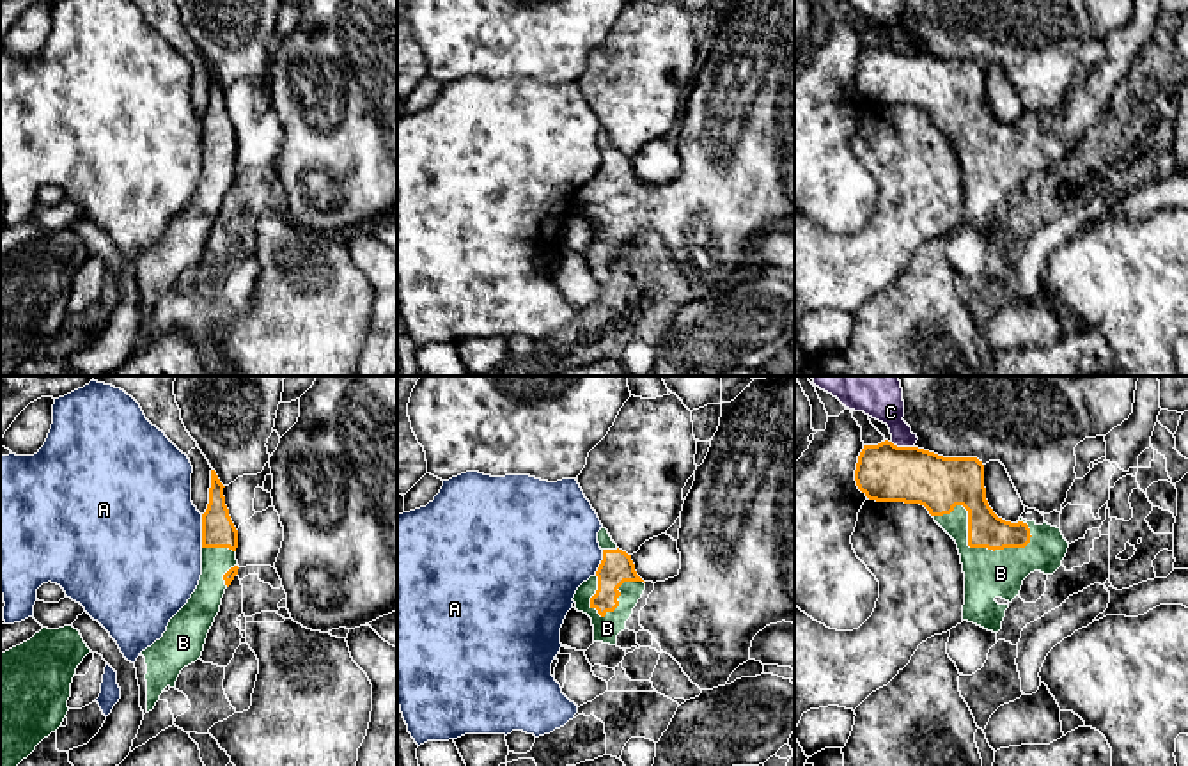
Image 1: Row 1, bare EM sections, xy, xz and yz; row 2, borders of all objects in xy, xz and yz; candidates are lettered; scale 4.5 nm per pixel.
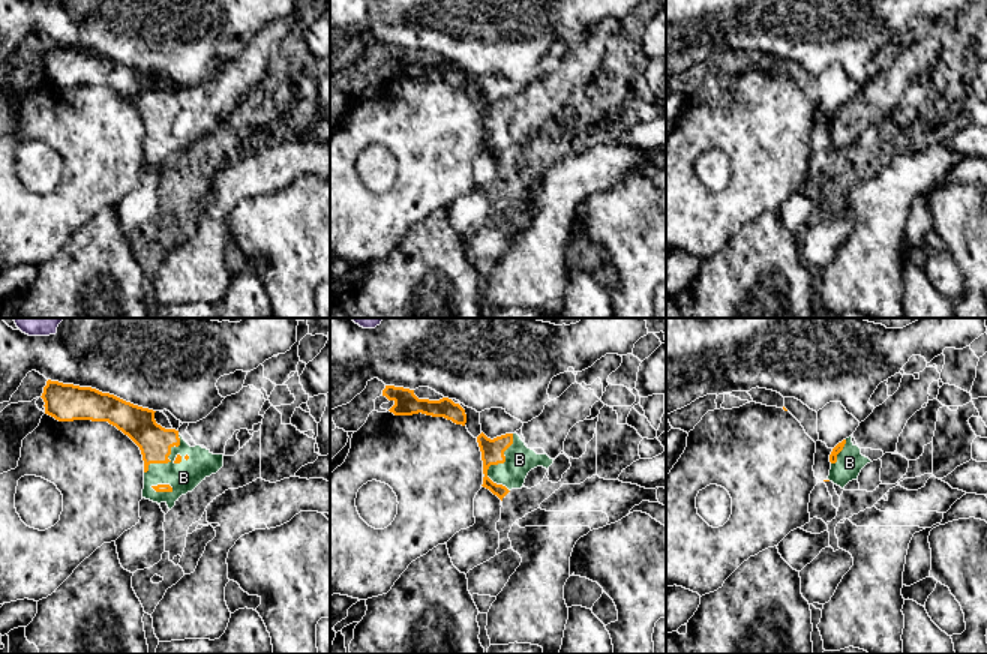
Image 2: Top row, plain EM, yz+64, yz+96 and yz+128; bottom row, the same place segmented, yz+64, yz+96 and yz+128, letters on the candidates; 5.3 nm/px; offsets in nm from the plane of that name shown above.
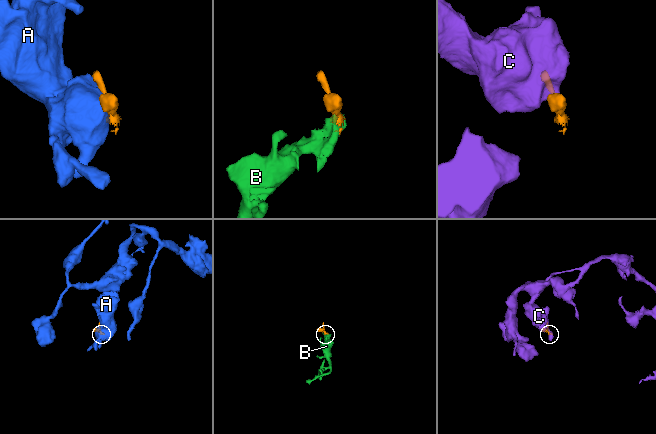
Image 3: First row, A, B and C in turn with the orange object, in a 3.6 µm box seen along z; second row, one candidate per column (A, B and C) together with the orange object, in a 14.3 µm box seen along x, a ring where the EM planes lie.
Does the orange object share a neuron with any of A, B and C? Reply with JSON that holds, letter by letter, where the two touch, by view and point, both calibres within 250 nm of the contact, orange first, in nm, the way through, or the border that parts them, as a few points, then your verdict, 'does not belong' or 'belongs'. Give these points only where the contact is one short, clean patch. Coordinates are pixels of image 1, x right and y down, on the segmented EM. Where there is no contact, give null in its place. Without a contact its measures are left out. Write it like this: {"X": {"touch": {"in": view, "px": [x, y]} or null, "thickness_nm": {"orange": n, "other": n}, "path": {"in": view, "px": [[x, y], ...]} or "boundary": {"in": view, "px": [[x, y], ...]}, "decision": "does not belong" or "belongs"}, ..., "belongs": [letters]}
{"A": {"touch": {"in": "xy", "px": [203, 531]}, "thickness_nm": {"orange": 150, "other": 500}, "decision": "does not belong"}, "B": {"touch": {"in": "yz", "px": [969, 545]}, "thickness_nm": {"orange": 160, "other": 220}, "decision": "belongs"}, "C": {"touch": {"in": "yz", "px": [901, 447]}, "thickness_nm": {"orange": 260, "other": 190}, "decision": "does not belong"}, "belongs": ["B"]}

